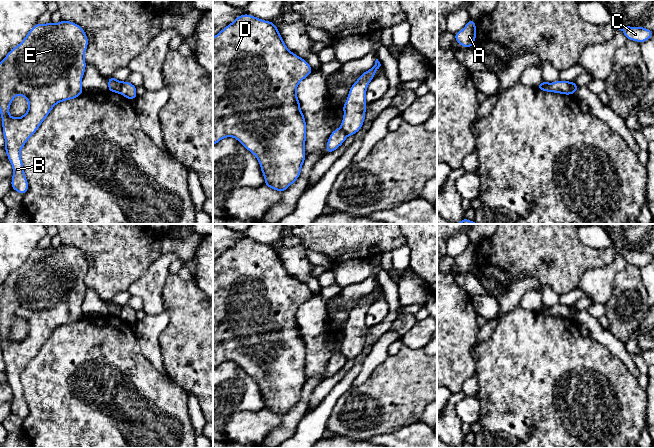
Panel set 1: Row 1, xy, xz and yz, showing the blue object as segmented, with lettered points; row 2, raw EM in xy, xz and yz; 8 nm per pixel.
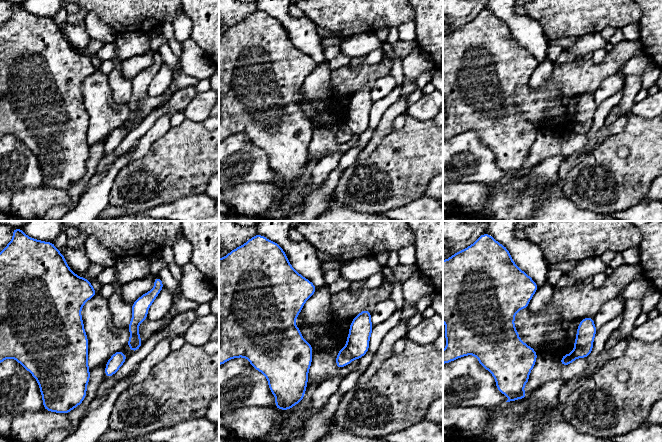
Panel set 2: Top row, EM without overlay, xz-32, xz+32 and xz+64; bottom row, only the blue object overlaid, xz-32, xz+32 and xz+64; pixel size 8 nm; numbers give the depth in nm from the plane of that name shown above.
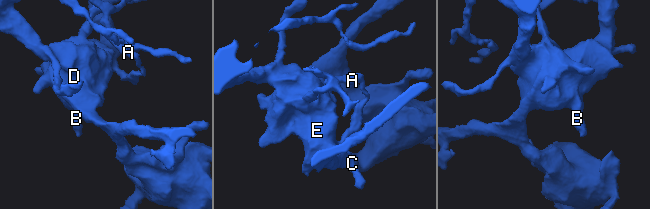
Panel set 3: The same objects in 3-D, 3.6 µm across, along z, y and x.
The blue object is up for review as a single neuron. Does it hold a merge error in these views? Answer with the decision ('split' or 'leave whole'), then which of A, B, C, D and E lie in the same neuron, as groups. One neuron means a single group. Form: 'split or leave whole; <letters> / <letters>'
split; A / B C D E

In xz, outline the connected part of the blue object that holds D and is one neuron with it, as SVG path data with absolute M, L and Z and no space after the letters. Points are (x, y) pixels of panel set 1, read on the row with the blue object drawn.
M246 13L237 16L232 23L213 37L213 146L225 137L237 139L258 159L262 174L265 178L264 185L279 192L287 190L299 178L302 165L306 159L306 120L301 112L296 89L299 83L310 75L312 71L312 67L305 59L300 58L287 48L277 26L271 21L265 21Z

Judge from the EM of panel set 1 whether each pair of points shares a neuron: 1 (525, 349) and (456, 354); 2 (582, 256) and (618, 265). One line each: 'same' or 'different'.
1: different
2: different

